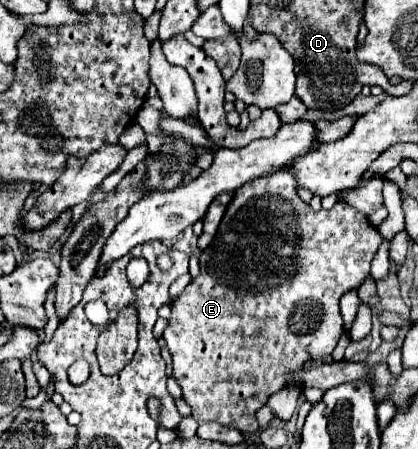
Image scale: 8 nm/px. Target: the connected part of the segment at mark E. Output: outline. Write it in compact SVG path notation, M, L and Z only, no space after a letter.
M277 171L277 173L267 175L267 177L257 177L255 181L247 181L247 185L241 185L235 191L233 201L229 203L229 207L227 207L227 211L223 215L223 221L221 221L221 225L217 229L215 239L199 255L201 273L195 279L191 279L191 283L183 289L183 293L179 297L175 297L171 301L171 317L169 317L169 325L167 325L165 333L163 333L167 349L169 349L171 357L173 357L173 375L175 375L177 383L183 389L183 399L193 407L193 417L199 423L203 423L203 421L219 421L223 425L237 427L241 433L257 433L259 423L257 423L255 413L267 403L267 399L273 393L277 393L279 389L283 389L291 381L291 377L301 371L301 367L307 361L323 359L323 357L333 353L339 337L343 335L343 319L341 319L341 311L339 311L339 299L347 291L359 289L359 285L369 275L371 261L373 261L373 257L375 257L381 243L383 243L383 237L379 235L377 227L373 227L369 223L369 217L365 213L355 211L351 205L347 205L343 201L337 201L335 207L329 209L329 211L327 209L313 211L297 195L295 179L287 171Z

